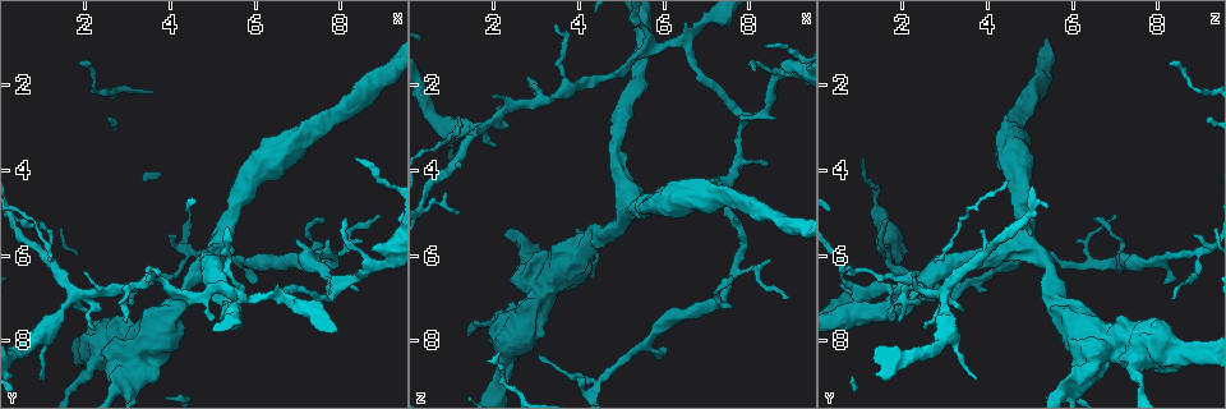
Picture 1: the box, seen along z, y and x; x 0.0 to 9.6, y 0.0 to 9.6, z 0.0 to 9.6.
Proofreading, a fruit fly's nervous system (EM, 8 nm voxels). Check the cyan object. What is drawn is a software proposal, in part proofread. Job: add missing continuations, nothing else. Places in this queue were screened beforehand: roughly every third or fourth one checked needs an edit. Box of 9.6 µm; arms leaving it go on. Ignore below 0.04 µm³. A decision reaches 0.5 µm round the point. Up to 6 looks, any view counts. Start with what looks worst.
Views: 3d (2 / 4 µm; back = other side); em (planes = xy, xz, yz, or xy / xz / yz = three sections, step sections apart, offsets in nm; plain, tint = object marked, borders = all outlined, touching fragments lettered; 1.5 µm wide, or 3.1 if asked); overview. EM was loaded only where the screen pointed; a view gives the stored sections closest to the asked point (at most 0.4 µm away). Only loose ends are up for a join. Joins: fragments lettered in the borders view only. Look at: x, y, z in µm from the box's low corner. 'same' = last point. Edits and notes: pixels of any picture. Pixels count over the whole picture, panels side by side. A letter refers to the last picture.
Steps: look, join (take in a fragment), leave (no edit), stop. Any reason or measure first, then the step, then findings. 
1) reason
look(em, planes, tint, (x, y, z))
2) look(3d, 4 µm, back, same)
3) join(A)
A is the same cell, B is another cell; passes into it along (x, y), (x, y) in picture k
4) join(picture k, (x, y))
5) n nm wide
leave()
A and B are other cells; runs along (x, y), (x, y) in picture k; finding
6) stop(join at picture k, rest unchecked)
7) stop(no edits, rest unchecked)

branch stops here
look(3d, 4 µm, back, (2.00, 7.30, 3.40))

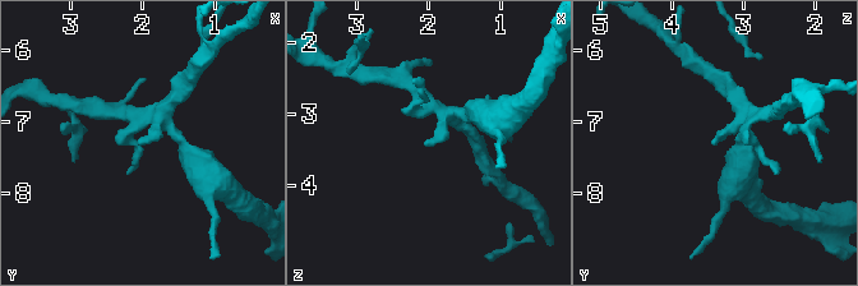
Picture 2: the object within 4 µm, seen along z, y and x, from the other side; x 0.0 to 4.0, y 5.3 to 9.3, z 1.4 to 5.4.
shape alone is not enough
look(em, xy, step 8, tint, (2.00, 7.30, 3.40))

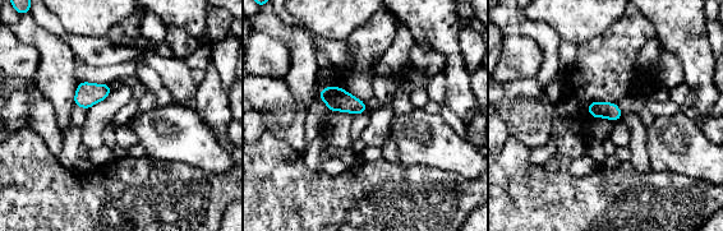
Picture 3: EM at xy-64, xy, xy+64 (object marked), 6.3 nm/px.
another direction
look(em, planes, borders, same)

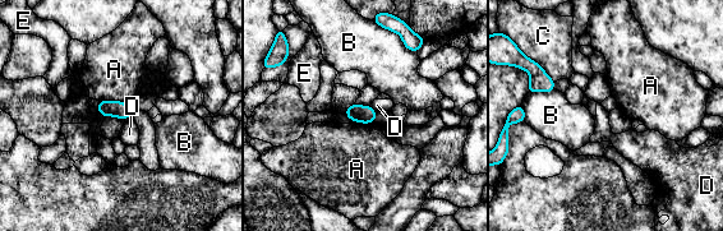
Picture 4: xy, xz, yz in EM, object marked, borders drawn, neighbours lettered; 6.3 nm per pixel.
leave()
A, B, C, D and E are other cells; border along (369, 106), (377, 112) in picture 4; no lettered fragment goes on from it

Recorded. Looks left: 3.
an open end
look(3d, 4 µm, (1.05, 8.90, 3.75))

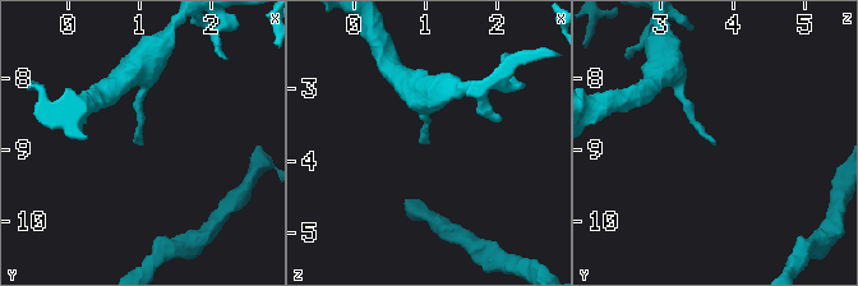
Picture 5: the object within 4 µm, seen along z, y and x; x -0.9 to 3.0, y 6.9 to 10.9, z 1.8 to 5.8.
look(em, yz, step 4, borders, (1.00, 8.90, 3.75))

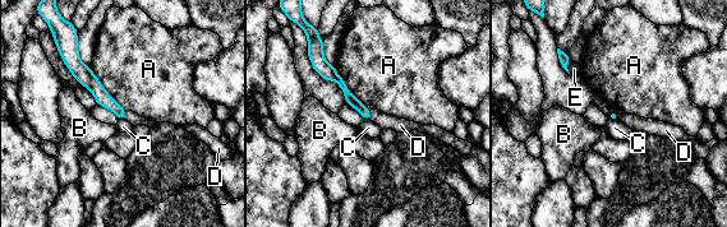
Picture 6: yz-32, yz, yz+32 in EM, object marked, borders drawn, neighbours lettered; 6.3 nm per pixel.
A touches over 340 nm
join(D)
D is the same cell, A, B, C and E are other cells; it goes on there

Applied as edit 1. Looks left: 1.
stop(join at picture 6, rest unchecked)

